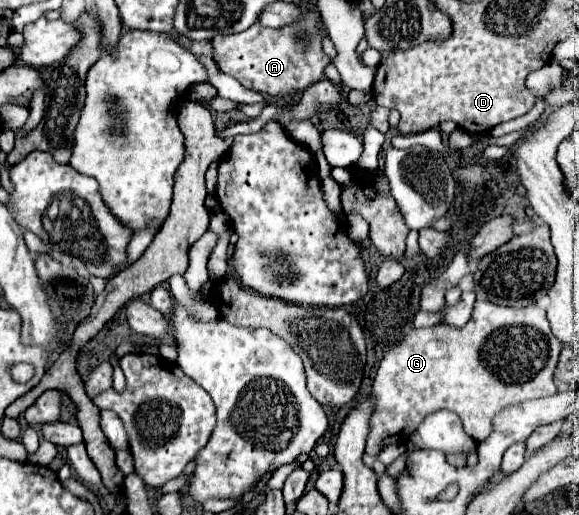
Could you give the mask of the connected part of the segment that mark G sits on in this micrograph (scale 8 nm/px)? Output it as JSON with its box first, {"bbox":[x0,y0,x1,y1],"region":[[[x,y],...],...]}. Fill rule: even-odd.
{"bbox":[366,300,562,458],"region":[[[476,300],[472,310],[470,322],[454,332],[434,332],[432,328],[412,330],[408,338],[400,344],[392,346],[382,358],[374,384],[372,394],[376,396],[376,410],[370,418],[372,432],[366,442],[366,454],[376,458],[378,452],[390,444],[406,444],[408,438],[414,434],[416,426],[436,410],[452,410],[462,420],[466,434],[482,442],[492,432],[492,418],[508,406],[536,400],[540,396],[556,394],[556,386],[552,382],[558,354],[562,350],[562,342],[552,334],[550,322],[546,318],[546,310],[538,306],[528,308],[504,308],[494,306],[488,300]]]}

